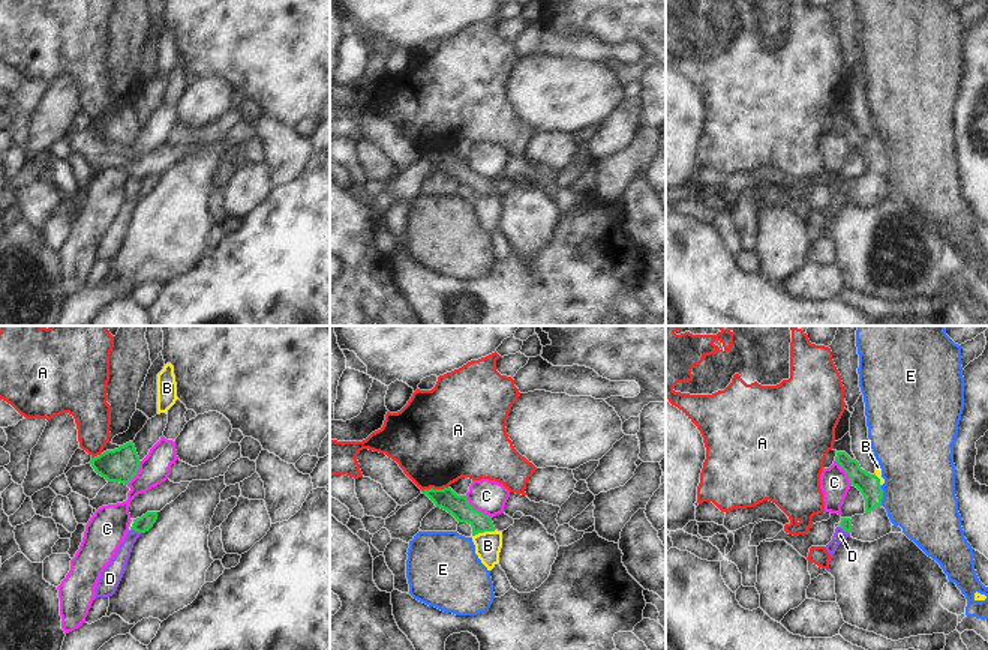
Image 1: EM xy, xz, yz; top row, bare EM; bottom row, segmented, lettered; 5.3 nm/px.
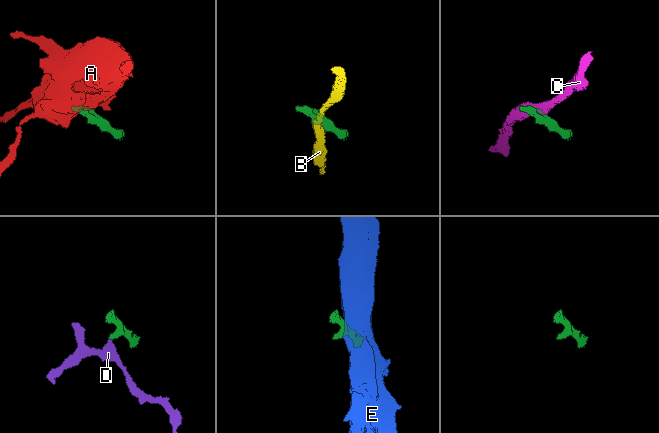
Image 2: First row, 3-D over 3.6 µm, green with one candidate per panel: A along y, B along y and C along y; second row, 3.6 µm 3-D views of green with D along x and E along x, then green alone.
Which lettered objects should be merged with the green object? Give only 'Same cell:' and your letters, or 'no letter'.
Same cell: D

